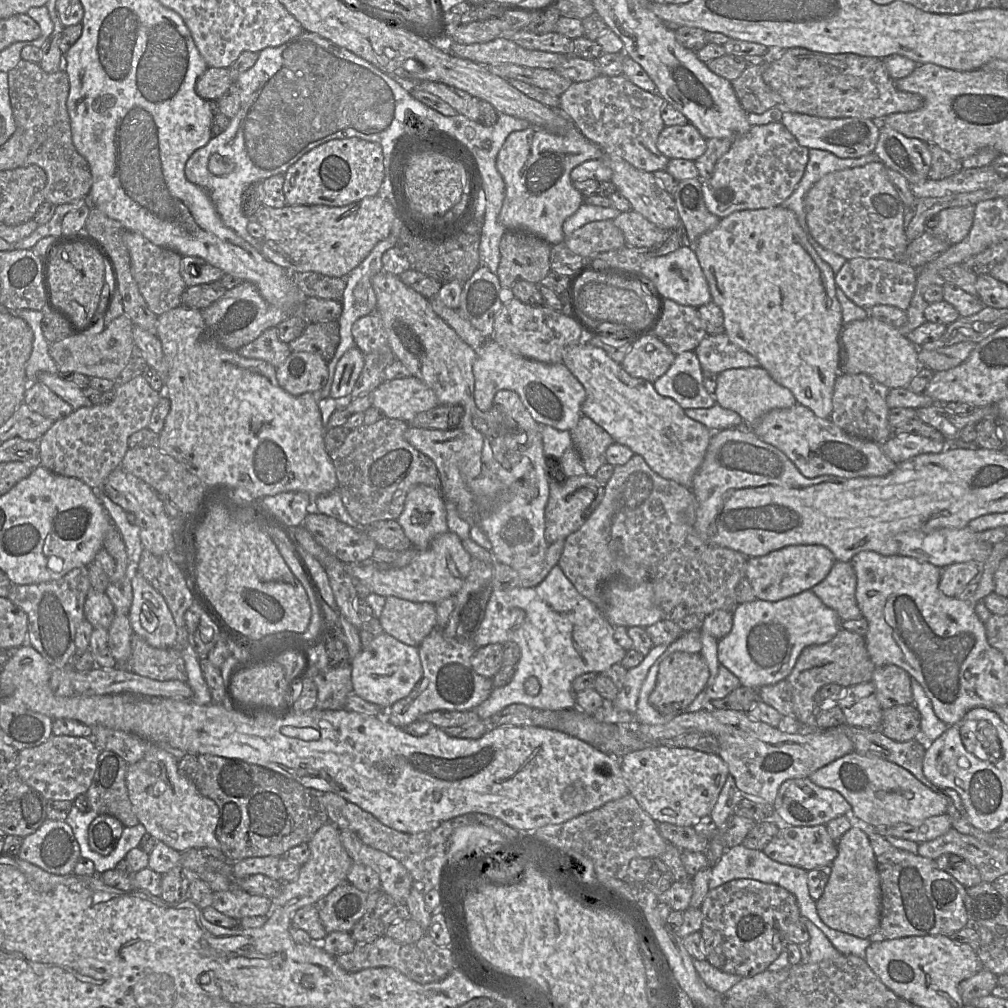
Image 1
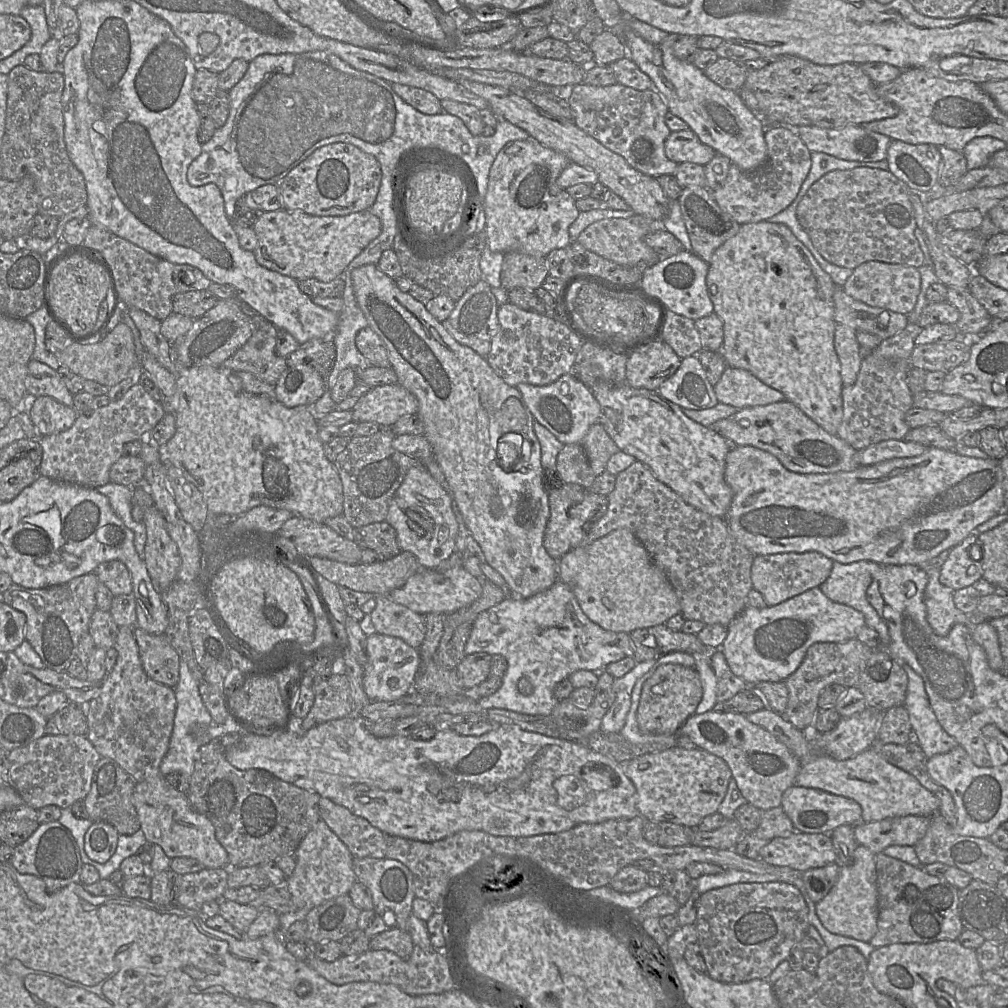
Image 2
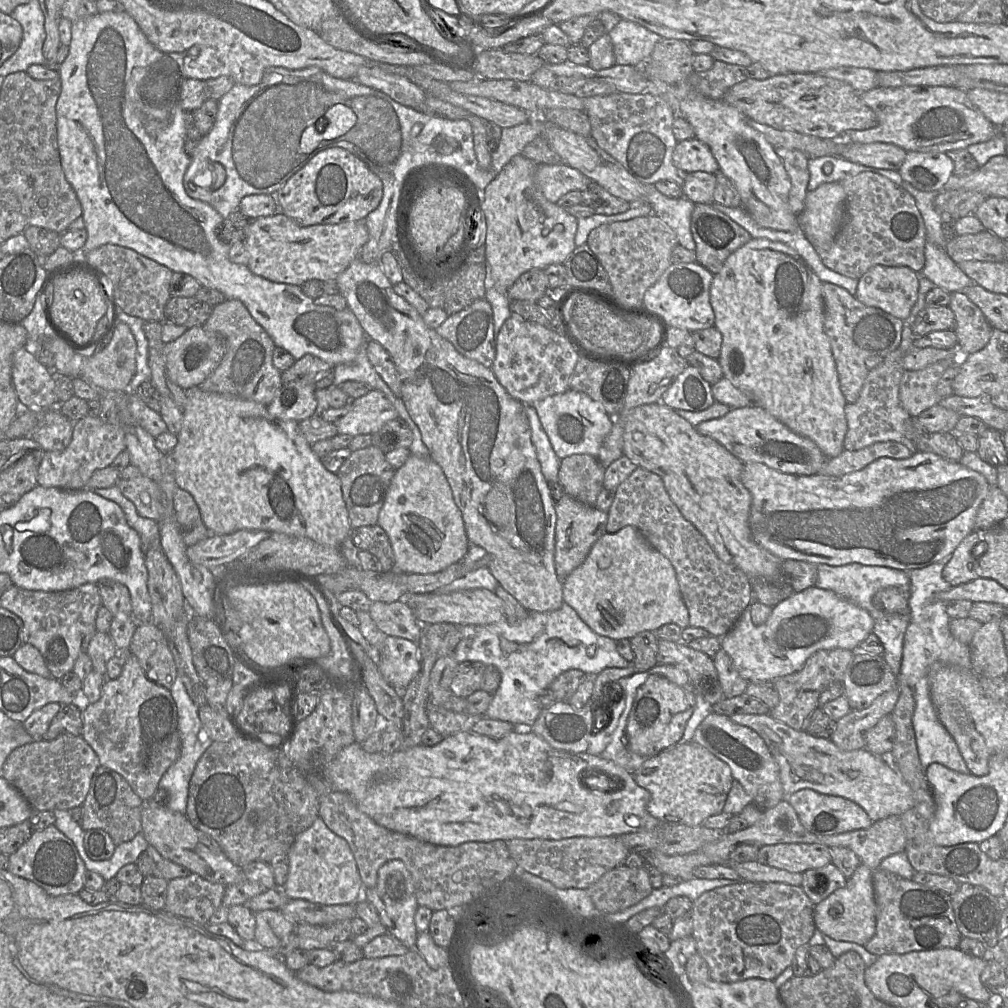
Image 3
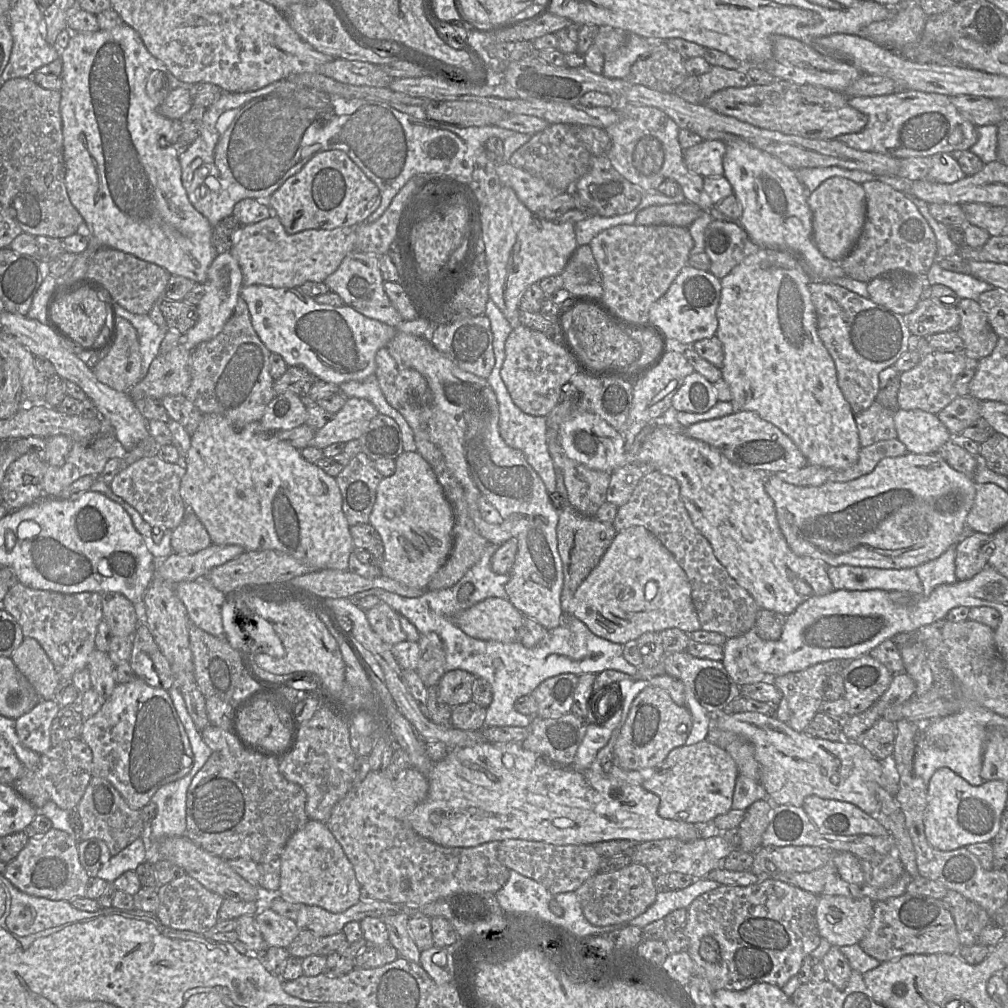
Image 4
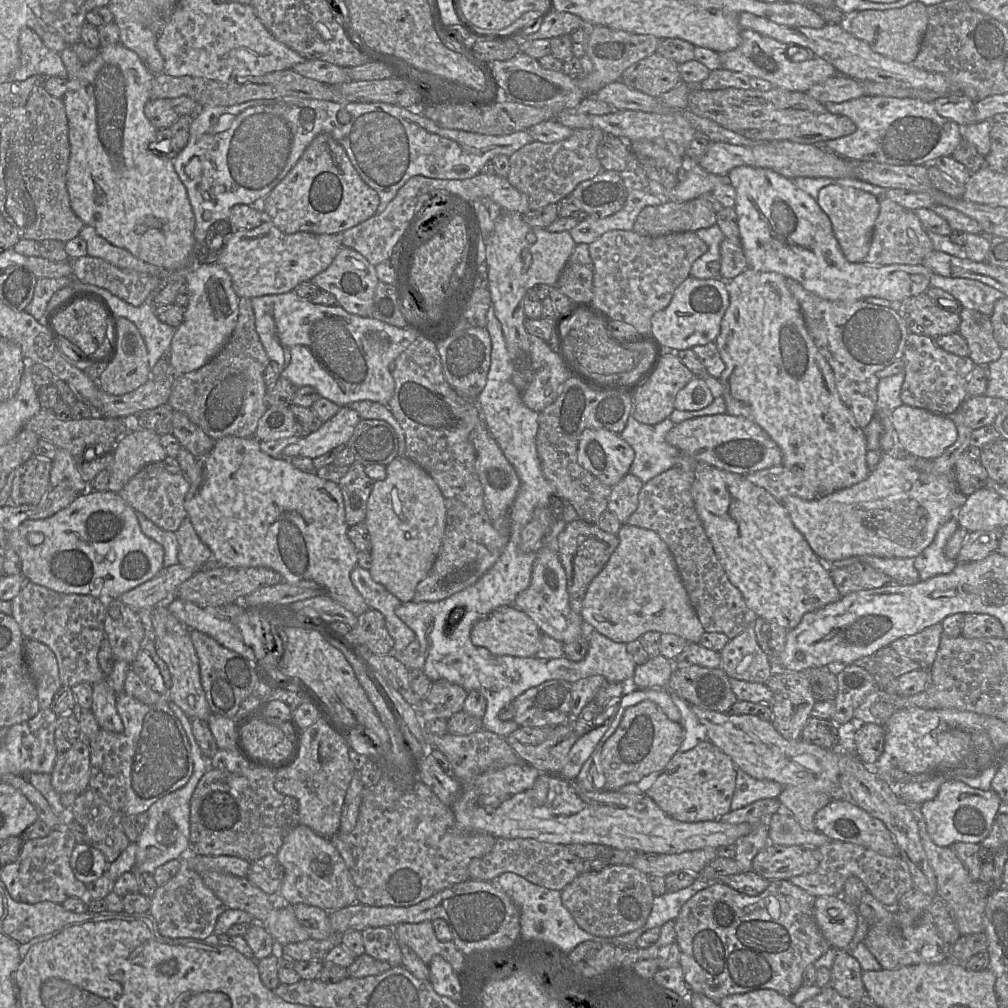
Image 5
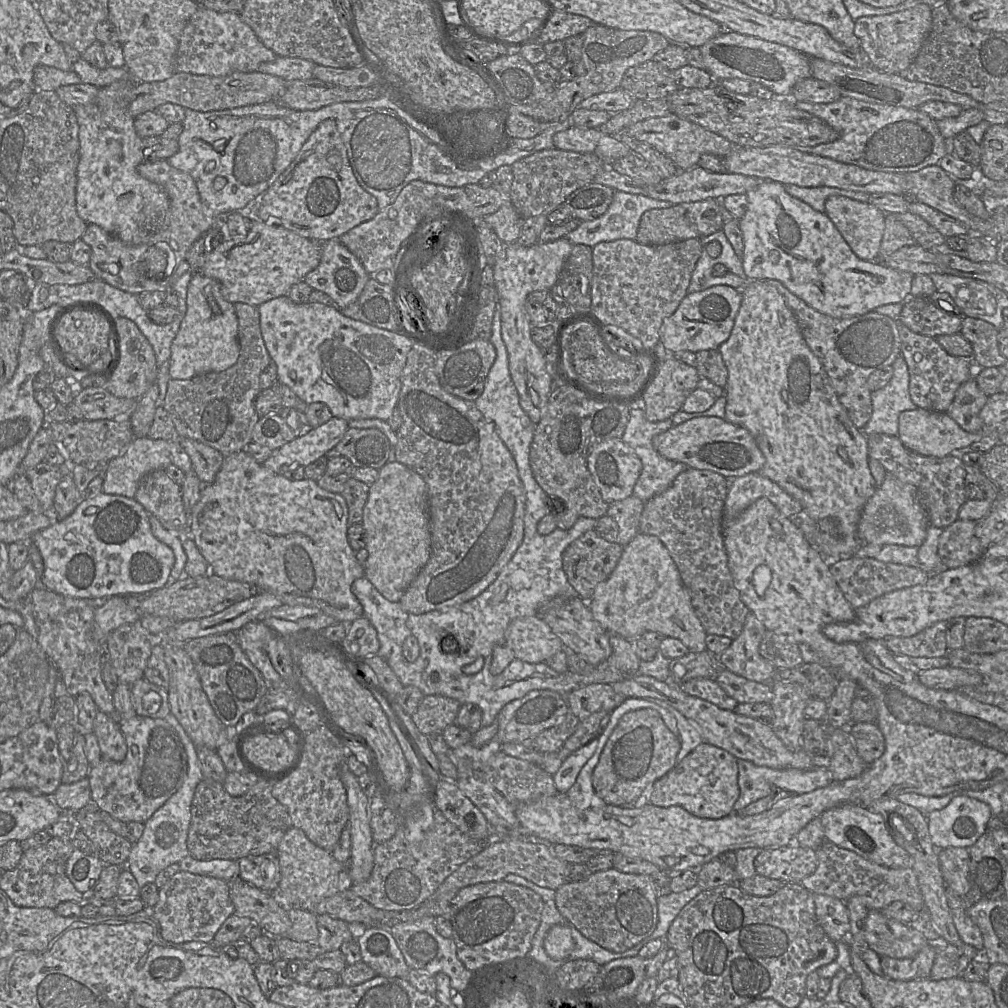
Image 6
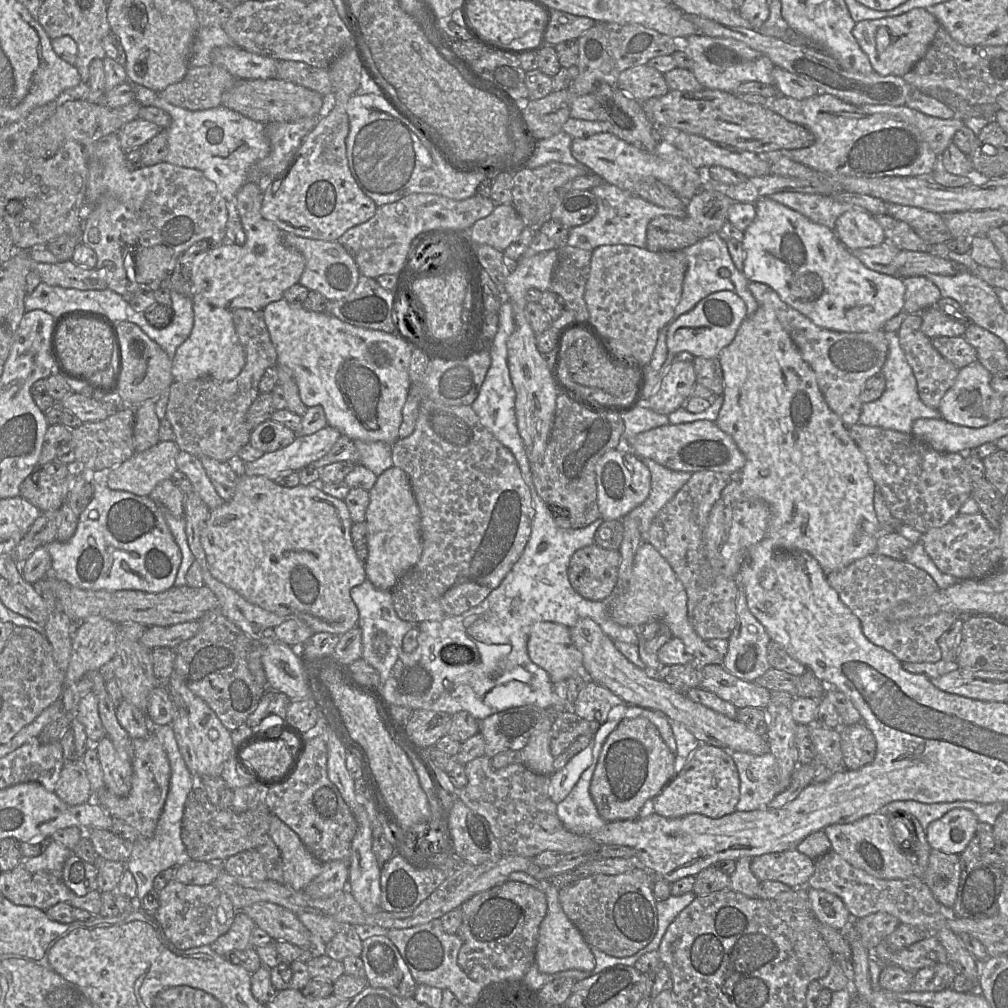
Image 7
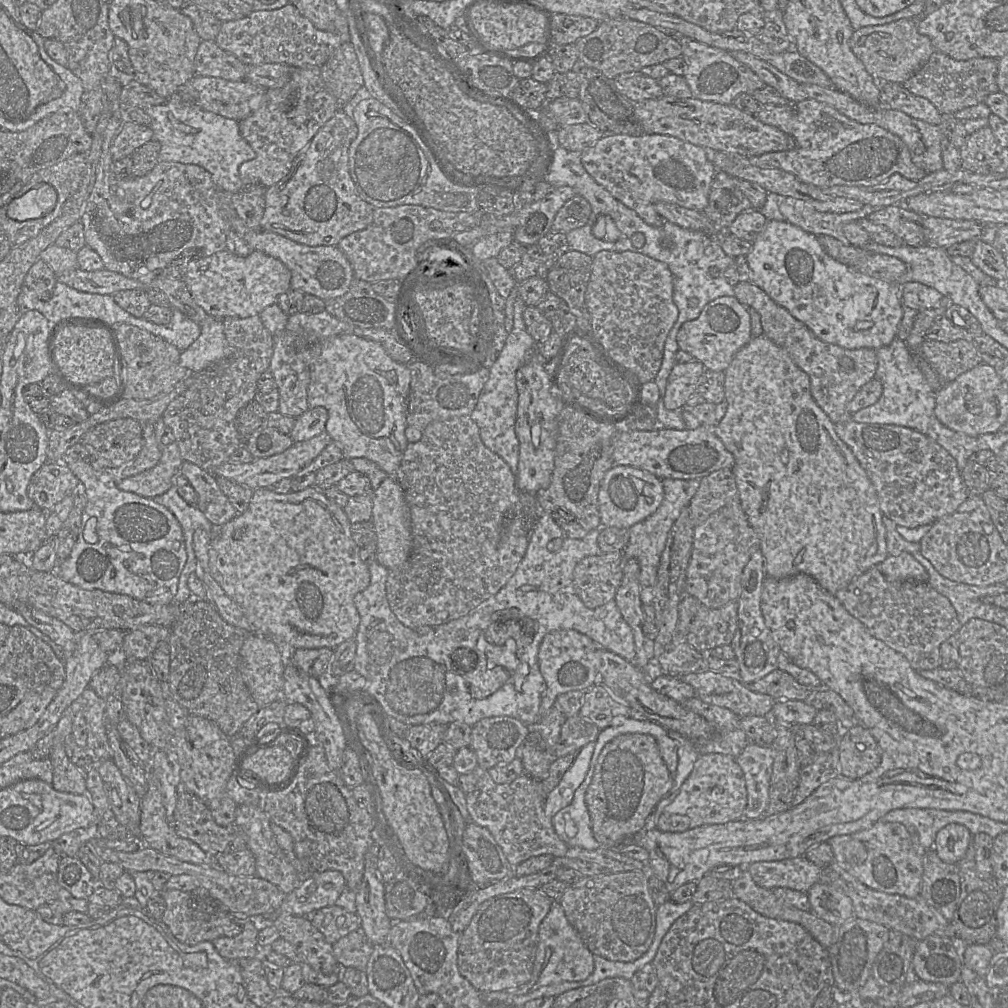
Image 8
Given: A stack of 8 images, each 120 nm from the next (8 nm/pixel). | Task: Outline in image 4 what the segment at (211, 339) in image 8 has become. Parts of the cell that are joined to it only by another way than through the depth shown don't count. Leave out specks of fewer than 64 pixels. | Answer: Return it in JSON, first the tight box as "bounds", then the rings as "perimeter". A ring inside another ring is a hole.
{"bounds":[181,251,242,351],"perimeter":[[[227,251],[217,255],[208,269],[207,280],[204,283],[205,294],[197,305],[197,323],[182,335],[181,344],[187,350],[192,351],[200,343],[211,340],[221,332],[235,309],[242,286],[242,271],[232,253]]]}

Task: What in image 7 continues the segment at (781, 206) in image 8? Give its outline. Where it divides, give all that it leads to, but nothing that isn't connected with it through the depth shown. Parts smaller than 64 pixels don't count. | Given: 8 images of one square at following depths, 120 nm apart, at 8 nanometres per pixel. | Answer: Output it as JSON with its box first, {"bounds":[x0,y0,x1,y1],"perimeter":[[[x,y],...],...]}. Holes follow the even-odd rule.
{"bounds":[768,192,867,232],"perimeter":[[[779,192],[768,198],[802,214],[810,221],[826,226],[835,232],[837,218],[849,210],[867,212],[861,206],[841,203],[829,195],[806,194],[798,192]]]}

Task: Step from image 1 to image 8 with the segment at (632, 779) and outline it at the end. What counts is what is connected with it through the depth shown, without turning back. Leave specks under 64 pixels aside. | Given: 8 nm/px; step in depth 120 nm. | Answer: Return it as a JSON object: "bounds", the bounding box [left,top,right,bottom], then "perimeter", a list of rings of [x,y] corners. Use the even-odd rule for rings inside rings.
{"bounds":[656,753,747,832],"perimeter":[[[720,753],[699,755],[675,799],[656,819],[662,832],[684,832],[703,825],[725,824],[743,817],[747,791],[743,772],[735,759]]]}

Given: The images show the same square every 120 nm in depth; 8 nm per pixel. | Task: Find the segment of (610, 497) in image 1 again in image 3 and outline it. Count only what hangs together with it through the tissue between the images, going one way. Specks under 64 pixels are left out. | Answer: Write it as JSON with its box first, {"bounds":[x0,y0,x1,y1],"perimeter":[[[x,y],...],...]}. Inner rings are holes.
{"bounds":[606,467,754,638],"perimeter":[[[638,467],[615,491],[615,498],[608,512],[606,532],[615,533],[628,525],[636,527],[649,544],[673,565],[683,600],[689,611],[690,625],[703,628],[718,638],[725,636],[754,600],[749,577],[716,555],[706,537],[682,515],[669,496],[662,478],[656,473]]]}

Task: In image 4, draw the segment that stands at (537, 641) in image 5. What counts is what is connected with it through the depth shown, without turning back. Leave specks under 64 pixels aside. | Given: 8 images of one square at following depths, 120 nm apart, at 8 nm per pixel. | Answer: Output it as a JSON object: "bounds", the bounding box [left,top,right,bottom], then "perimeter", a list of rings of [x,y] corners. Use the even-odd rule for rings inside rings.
{"bounds":[454,597,524,643],"perimeter":[[[489,597],[459,612],[454,621],[472,638],[511,643],[520,641],[524,615],[508,598]]]}

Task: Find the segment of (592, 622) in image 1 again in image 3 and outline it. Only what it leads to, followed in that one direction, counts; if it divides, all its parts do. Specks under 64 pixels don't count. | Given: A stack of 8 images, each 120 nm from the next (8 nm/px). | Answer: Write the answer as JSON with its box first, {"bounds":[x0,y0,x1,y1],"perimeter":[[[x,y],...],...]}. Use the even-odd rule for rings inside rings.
{"bounds":[454,603,631,729],"perimeter":[[[567,603],[555,611],[529,612],[526,619],[519,623],[510,623],[506,618],[488,625],[458,626],[461,640],[454,650],[458,663],[476,661],[497,667],[501,673],[501,683],[493,695],[493,699],[485,716],[494,720],[506,721],[517,729],[531,729],[543,710],[539,701],[541,691],[562,673],[571,669],[583,671],[587,676],[596,676],[606,668],[626,668],[631,663],[617,651],[616,641],[594,632]]]}

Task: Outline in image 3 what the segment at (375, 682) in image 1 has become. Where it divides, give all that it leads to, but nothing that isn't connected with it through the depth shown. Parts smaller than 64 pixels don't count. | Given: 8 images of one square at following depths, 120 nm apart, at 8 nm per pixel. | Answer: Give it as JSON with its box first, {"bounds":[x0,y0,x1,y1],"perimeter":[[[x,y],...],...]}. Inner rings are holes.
{"bounds":[378,636,421,698],"perimeter":[[[388,636],[379,651],[378,669],[402,698],[421,668],[420,649],[408,639]]]}

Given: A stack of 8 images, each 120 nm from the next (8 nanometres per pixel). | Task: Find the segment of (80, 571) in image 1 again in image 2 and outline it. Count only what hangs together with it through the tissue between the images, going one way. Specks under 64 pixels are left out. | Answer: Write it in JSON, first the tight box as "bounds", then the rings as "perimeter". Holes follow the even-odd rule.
{"bounds":[3,572,98,672],"perimeter":[[[91,572],[47,588],[30,589],[13,583],[3,593],[7,605],[25,614],[25,639],[47,668],[66,672],[72,660],[77,658],[78,643],[82,635],[88,633],[91,616],[97,609],[98,582],[95,572]]]}

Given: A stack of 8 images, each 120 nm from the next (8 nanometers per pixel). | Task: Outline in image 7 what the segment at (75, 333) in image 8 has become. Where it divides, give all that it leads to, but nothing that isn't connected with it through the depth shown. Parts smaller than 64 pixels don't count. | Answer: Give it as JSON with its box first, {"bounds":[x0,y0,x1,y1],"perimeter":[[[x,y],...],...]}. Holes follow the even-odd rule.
{"bounds":[56,318,114,379],"perimeter":[[[70,318],[65,320],[56,334],[56,348],[66,371],[80,378],[91,379],[90,376],[102,370],[110,370],[114,360],[114,346],[110,329],[103,322],[94,319]]]}

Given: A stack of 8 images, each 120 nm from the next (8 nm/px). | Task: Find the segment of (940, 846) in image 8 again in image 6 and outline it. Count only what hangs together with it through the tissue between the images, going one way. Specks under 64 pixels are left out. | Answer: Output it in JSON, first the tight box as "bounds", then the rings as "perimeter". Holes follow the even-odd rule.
{"bounds":[926,794,992,849],"perimeter":[[[959,794],[945,808],[930,812],[926,818],[934,847],[945,849],[972,846],[987,830],[992,816],[988,804]]]}

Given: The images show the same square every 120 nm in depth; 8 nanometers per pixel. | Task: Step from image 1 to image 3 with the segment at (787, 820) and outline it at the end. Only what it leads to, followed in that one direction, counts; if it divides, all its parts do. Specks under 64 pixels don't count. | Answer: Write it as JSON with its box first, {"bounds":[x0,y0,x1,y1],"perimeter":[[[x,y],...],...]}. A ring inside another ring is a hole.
{"bounds":[786,789,873,835],"perimeter":[[[802,789],[786,800],[795,809],[801,824],[817,835],[835,835],[869,828],[873,821],[857,803],[833,795]]]}

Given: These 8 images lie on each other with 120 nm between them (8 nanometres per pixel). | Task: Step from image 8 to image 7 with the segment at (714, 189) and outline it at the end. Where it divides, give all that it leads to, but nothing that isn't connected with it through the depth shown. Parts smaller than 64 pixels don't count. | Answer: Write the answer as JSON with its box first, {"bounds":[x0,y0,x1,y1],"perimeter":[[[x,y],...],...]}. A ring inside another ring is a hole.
{"bounds":[646,190,734,252],"perimeter":[[[700,190],[686,201],[685,217],[661,215],[649,222],[646,230],[646,249],[652,252],[683,250],[712,233],[718,233],[728,221],[728,208],[733,203],[734,200],[720,192]]]}

